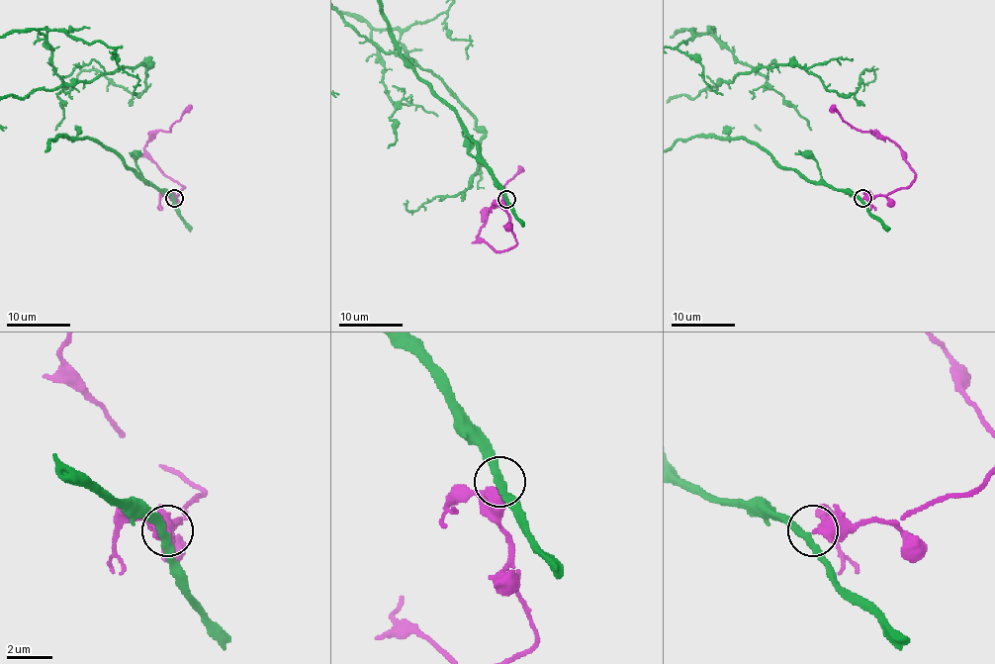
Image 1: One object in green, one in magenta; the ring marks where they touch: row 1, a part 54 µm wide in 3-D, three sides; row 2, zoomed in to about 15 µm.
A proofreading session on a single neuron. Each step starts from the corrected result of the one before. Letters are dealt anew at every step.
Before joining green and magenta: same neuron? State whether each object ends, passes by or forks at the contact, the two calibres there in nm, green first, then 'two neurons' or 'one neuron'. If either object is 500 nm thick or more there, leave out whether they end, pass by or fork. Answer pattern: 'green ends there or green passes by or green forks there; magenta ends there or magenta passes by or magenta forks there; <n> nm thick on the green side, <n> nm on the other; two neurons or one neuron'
340 nm thick on the green side, 600 nm on the other; one neuron

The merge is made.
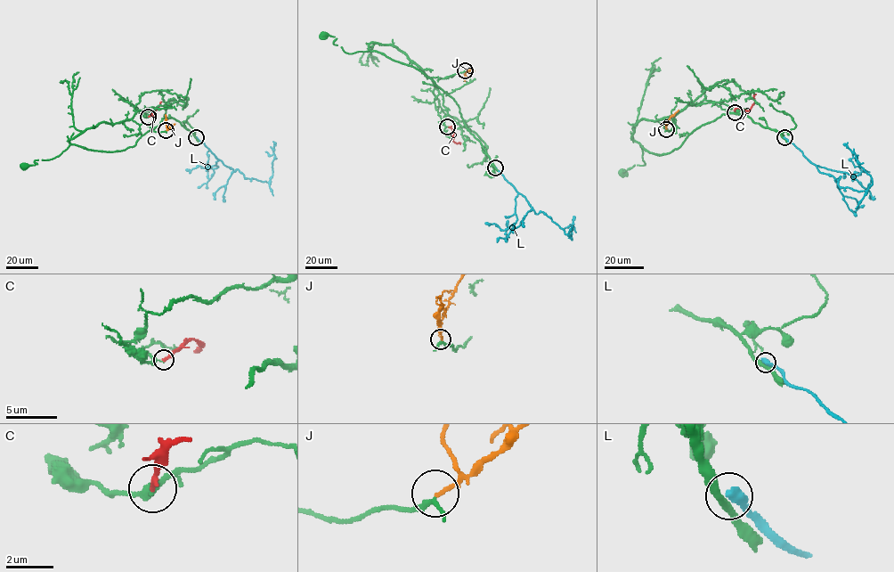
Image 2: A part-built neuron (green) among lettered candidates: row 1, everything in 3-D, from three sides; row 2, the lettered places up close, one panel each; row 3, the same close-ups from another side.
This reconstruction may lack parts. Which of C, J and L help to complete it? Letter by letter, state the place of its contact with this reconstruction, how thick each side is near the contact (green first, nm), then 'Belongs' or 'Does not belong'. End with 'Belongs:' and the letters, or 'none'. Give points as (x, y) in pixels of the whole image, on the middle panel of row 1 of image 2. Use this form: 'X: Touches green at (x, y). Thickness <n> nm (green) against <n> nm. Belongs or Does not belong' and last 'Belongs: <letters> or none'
C: Touches green at (447, 126). Thickness 70 nm (green) against 240 nm. Does not belong
J: Touches green at (465, 70). Thickness 170 nm (green) against 150 nm. Belongs
L: Touches green at (495, 167). Thickness 320 nm (green) against 440 nm. Does not belong
Belongs: J

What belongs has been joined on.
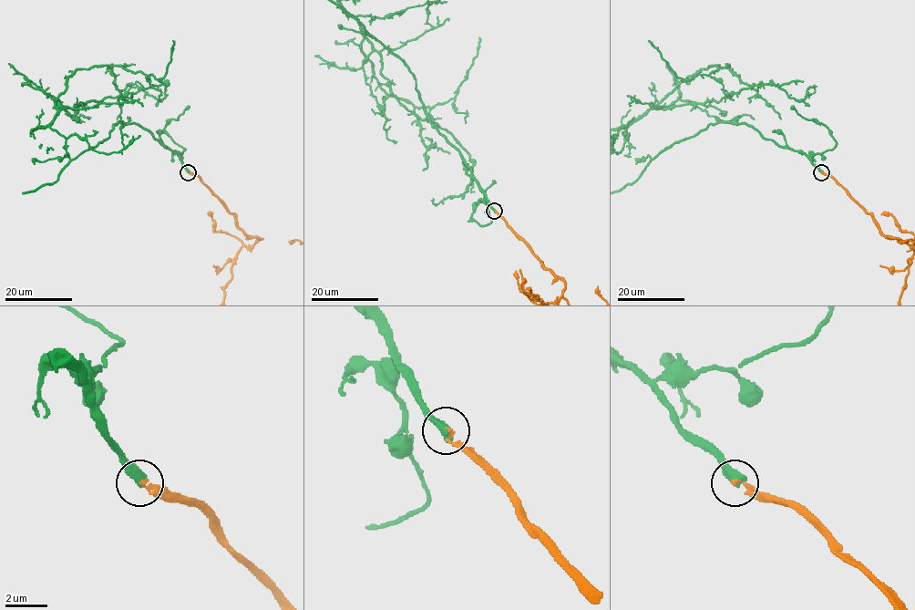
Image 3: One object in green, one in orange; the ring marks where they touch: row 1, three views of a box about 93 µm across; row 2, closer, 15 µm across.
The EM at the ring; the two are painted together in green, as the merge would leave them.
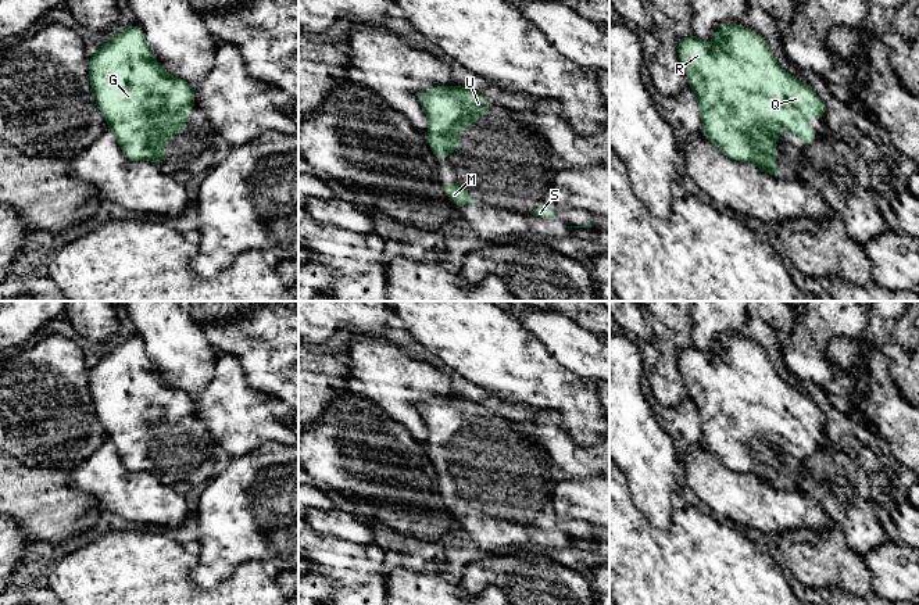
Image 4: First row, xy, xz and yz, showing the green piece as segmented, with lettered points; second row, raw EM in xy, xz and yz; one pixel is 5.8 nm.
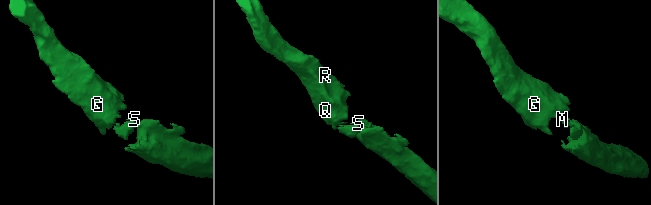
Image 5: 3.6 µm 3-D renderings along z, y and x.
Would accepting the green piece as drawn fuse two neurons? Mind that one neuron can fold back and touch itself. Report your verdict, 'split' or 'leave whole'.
leave whole

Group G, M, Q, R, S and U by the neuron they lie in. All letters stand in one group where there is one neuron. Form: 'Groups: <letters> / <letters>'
Groups: G M Q R S U

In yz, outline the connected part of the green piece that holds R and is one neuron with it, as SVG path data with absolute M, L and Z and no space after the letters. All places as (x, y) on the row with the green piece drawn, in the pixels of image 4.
M723 24L718 26L712 44L690 33L677 42L677 53L689 78L689 87L694 92L700 105L702 136L729 158L755 164L773 178L779 178L782 169L775 162L776 147L773 144L776 136L790 130L794 136L802 137L804 148L819 139L805 121L811 117L825 117L826 104L809 85L793 78L779 65L766 40L757 32L741 25Z

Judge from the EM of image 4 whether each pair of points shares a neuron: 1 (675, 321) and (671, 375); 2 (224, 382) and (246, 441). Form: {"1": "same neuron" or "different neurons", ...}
{"1": "same neuron", "2": "same neuron"}

